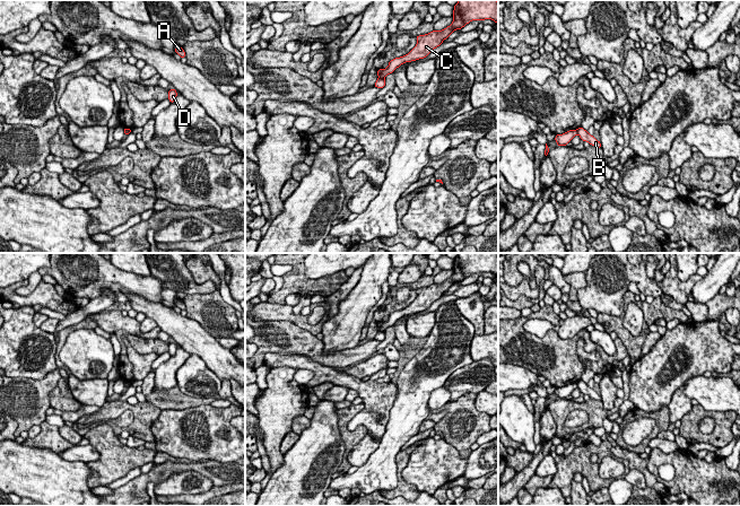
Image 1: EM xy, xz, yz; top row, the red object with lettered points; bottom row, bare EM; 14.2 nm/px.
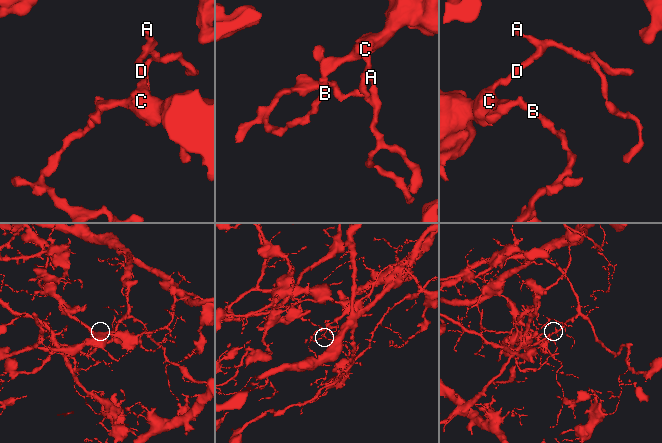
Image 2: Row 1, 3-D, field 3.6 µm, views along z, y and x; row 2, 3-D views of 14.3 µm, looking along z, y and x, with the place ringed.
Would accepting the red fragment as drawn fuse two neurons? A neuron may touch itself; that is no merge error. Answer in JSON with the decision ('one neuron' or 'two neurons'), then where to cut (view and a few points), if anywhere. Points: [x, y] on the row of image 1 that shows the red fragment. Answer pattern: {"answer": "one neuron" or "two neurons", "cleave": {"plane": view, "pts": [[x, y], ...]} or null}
{"answer": "two neurons", "cleave": {"plane": "xz", "pts": [[379, 78], [383, 79]]}}

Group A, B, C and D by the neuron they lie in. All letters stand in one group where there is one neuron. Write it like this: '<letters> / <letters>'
A C D / B

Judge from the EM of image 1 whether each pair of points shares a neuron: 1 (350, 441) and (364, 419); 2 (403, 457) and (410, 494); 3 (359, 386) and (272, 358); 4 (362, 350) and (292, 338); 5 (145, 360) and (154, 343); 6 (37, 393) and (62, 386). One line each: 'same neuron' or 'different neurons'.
1: different neurons
2: same neuron
3: same neuron
4: same neuron
5: different neurons
6: different neurons

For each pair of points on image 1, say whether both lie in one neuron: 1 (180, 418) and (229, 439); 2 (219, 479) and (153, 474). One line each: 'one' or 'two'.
1: one
2: one

